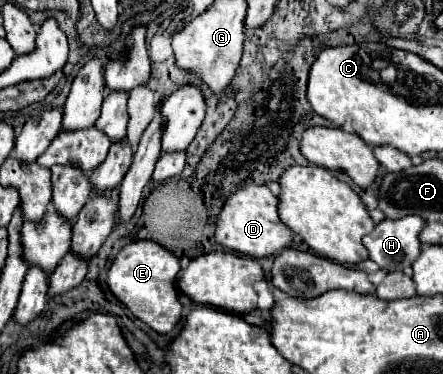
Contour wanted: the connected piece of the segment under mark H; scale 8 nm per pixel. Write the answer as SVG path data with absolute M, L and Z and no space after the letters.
M406 216L400 220L382 220L362 242L380 268L394 272L412 266L422 250L420 232L426 220L420 216Z

